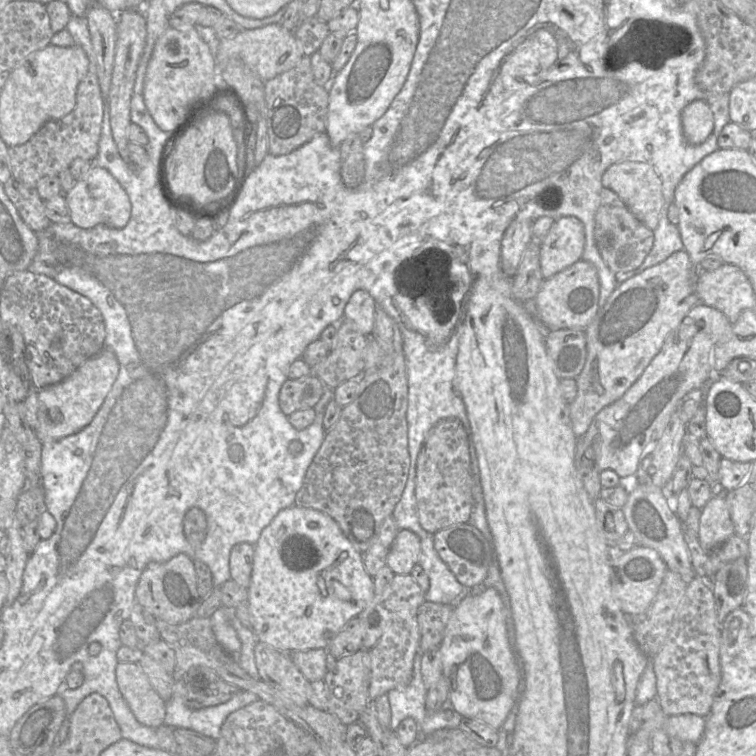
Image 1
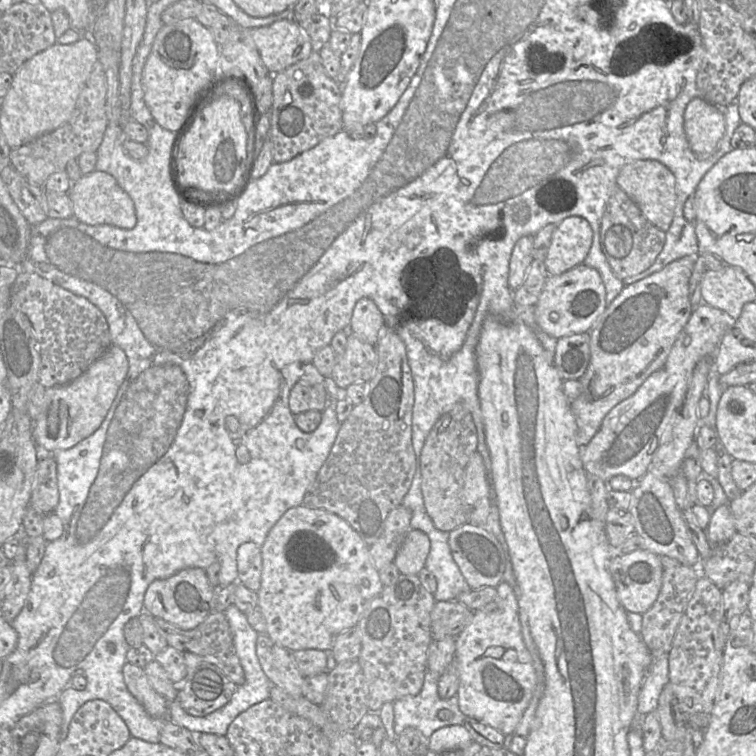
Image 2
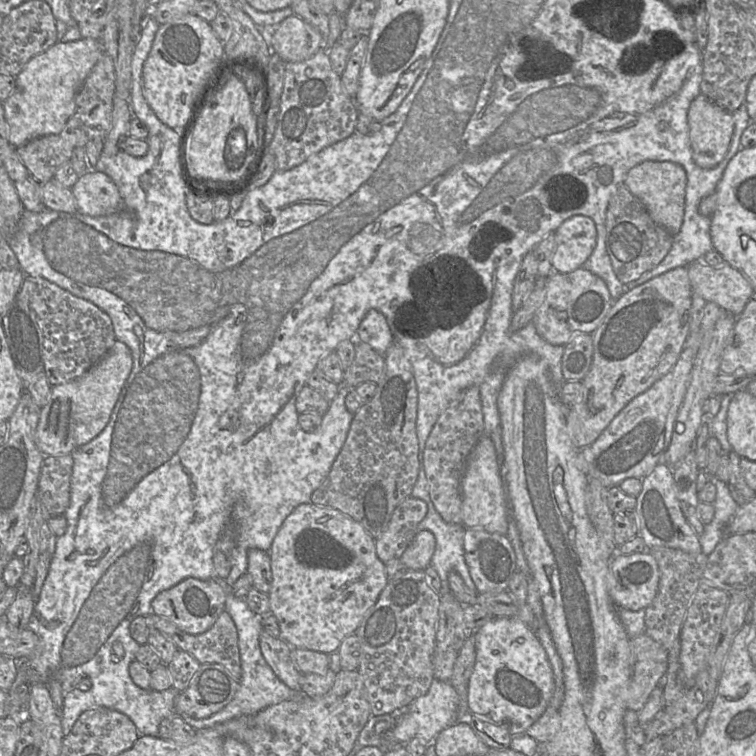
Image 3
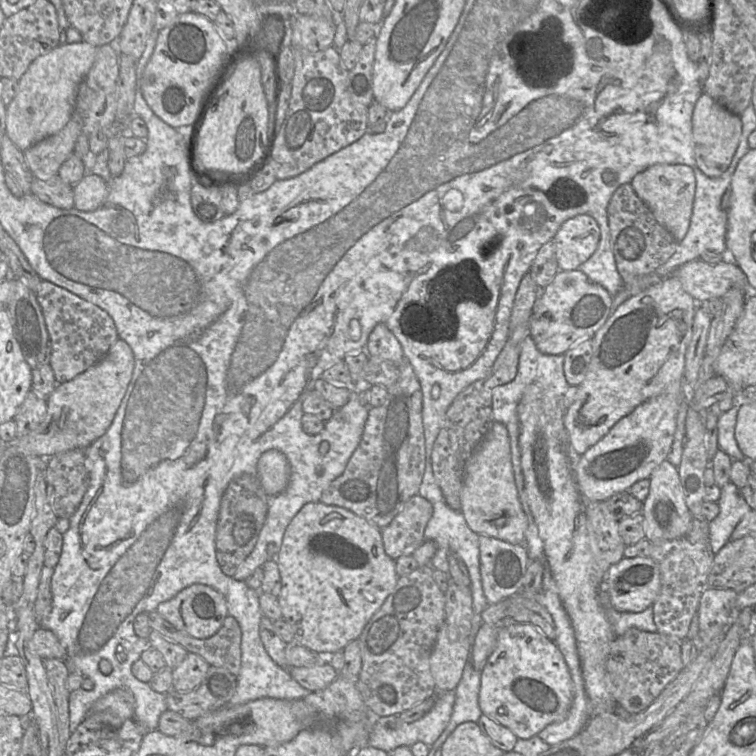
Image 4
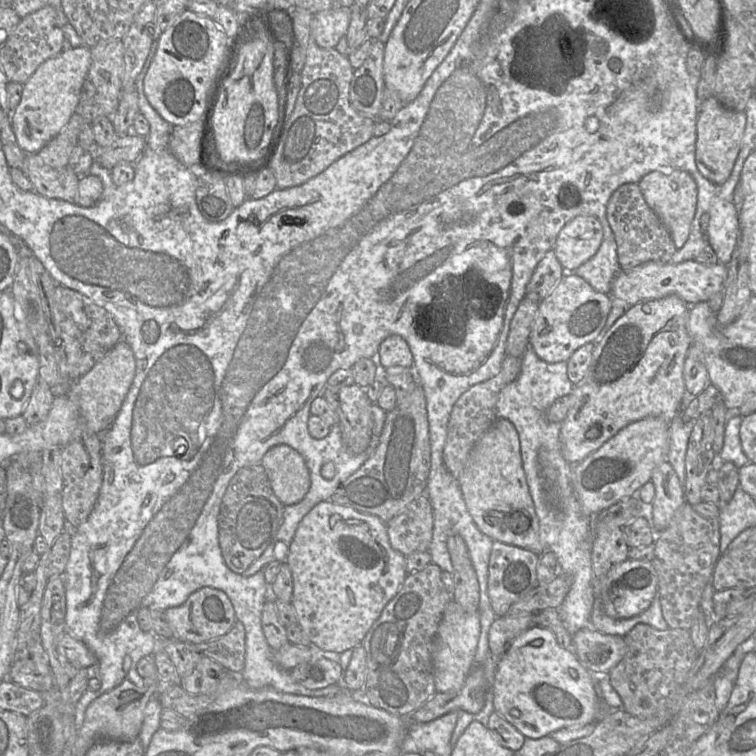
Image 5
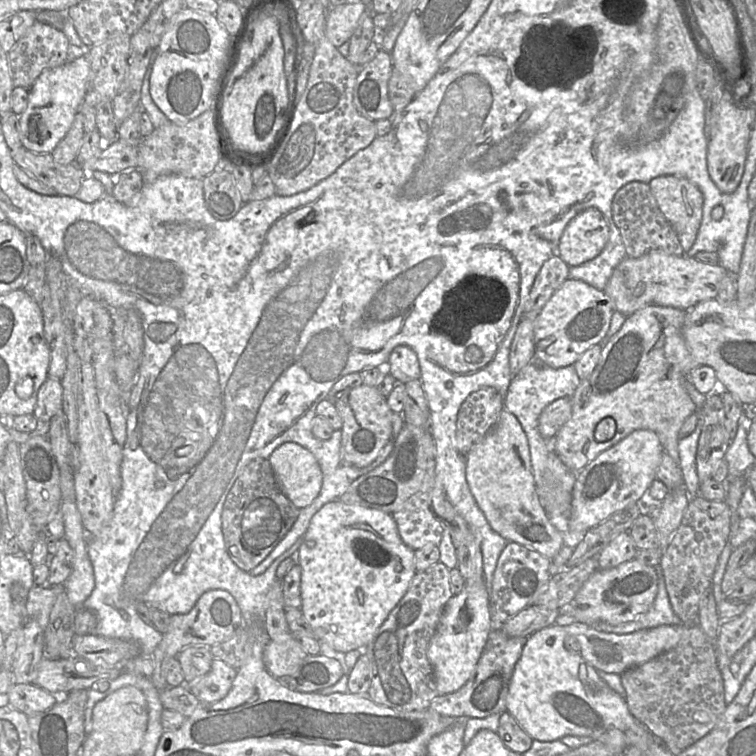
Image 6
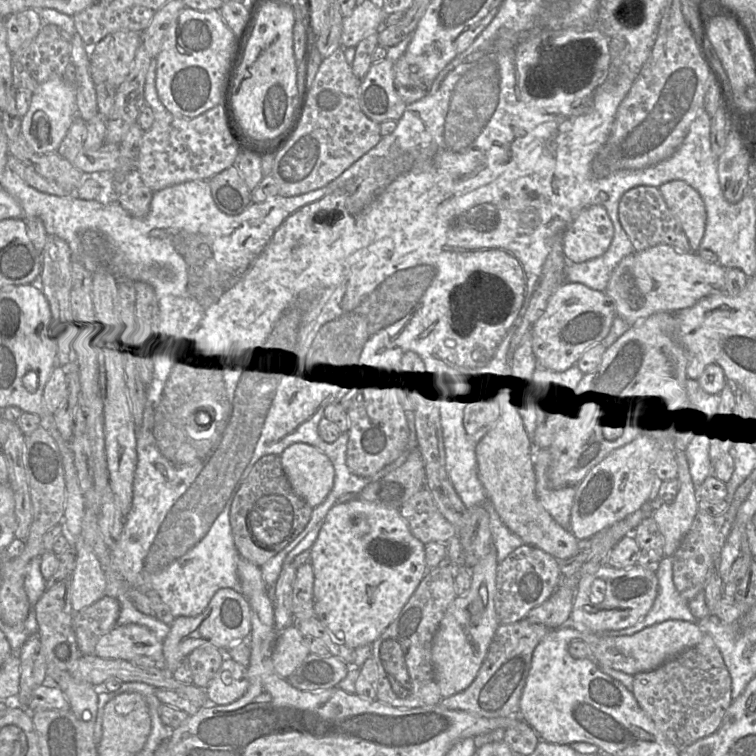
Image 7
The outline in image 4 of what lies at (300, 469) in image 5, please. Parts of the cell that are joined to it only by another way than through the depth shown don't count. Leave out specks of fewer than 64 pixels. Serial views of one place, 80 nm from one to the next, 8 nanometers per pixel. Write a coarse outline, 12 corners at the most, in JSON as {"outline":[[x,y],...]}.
{"outline":[[271,449],[257,463],[268,496],[282,493],[289,482],[286,456]]}

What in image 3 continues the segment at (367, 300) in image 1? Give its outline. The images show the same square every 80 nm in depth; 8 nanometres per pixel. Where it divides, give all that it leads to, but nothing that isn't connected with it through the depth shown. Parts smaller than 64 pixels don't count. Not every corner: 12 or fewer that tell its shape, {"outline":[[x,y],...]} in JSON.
{"outline":[[370,309],[350,341],[383,355],[394,342],[384,315]]}

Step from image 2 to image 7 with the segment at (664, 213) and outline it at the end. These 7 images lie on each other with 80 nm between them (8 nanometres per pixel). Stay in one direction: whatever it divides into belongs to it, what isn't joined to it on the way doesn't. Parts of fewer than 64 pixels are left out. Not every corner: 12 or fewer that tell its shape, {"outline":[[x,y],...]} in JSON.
{"outline":[[681,180],[658,189],[691,251],[706,226],[701,196]]}

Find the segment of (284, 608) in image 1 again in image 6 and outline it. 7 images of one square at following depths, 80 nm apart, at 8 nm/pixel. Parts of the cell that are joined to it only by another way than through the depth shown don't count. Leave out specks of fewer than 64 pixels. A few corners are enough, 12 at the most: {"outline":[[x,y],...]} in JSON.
{"outline":[[339,499],[297,553],[314,637],[365,648],[415,550],[392,514]]}

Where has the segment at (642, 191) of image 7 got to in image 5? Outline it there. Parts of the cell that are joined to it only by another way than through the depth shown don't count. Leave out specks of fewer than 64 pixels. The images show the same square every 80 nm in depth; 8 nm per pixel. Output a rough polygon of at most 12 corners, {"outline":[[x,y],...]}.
{"outline":[[637,183],[613,192],[607,218],[620,270],[677,251]]}

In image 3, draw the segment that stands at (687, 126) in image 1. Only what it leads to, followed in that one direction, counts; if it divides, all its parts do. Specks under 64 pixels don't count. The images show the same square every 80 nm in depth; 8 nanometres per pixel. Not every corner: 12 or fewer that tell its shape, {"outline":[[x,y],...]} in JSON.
{"outline":[[700,93],[687,115],[694,162],[725,157],[732,113]]}

